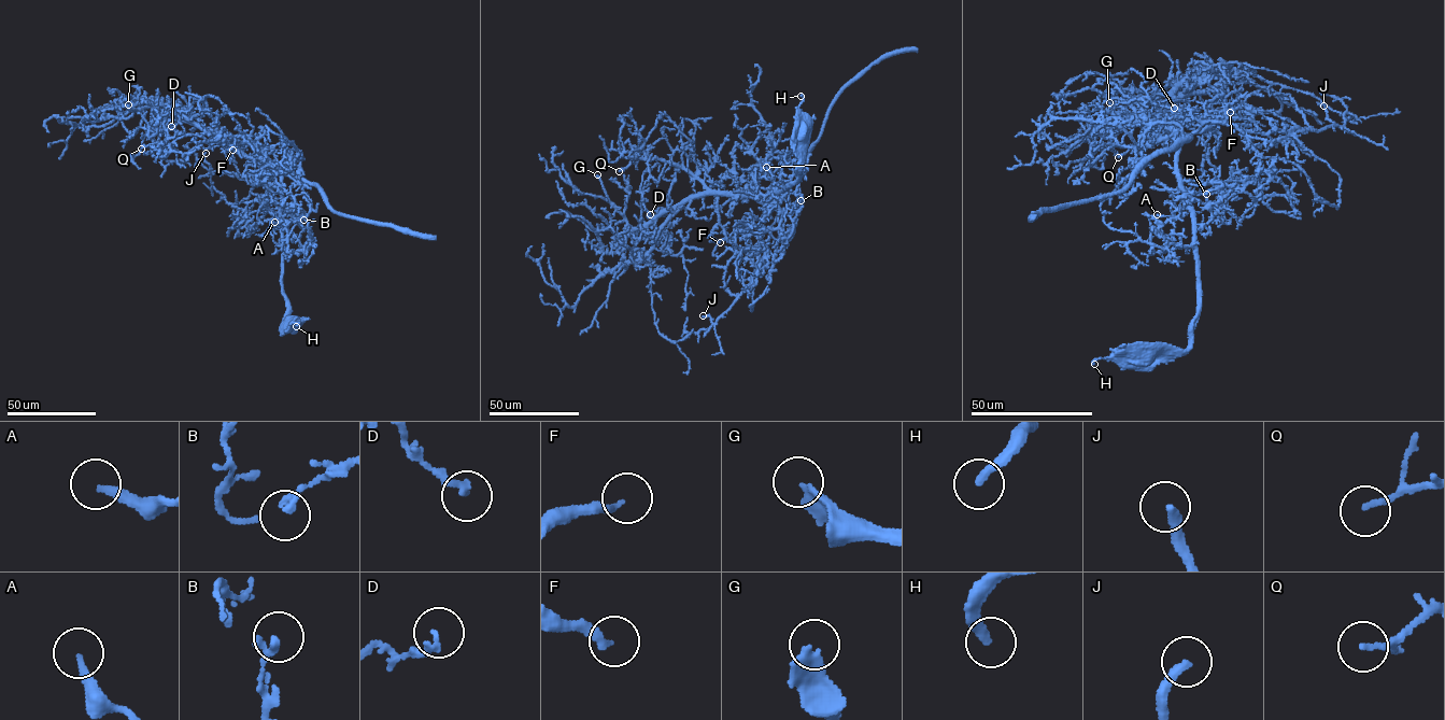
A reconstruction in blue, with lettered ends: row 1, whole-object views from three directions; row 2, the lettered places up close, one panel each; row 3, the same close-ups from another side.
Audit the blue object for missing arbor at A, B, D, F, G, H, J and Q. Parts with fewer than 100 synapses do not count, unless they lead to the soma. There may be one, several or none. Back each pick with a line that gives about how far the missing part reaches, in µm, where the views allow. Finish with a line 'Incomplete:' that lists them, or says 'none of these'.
G: 45 µm
Incomplete: G

